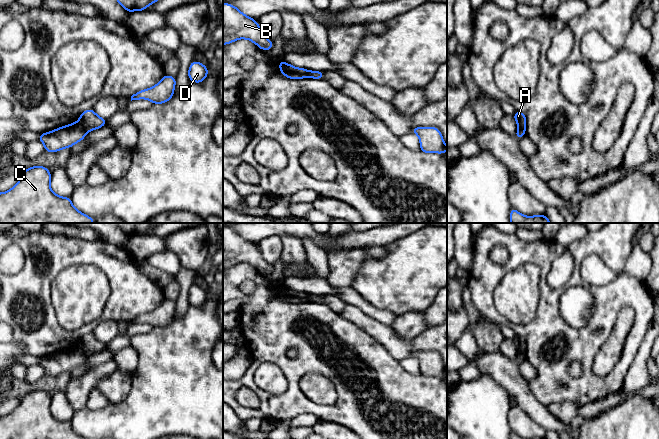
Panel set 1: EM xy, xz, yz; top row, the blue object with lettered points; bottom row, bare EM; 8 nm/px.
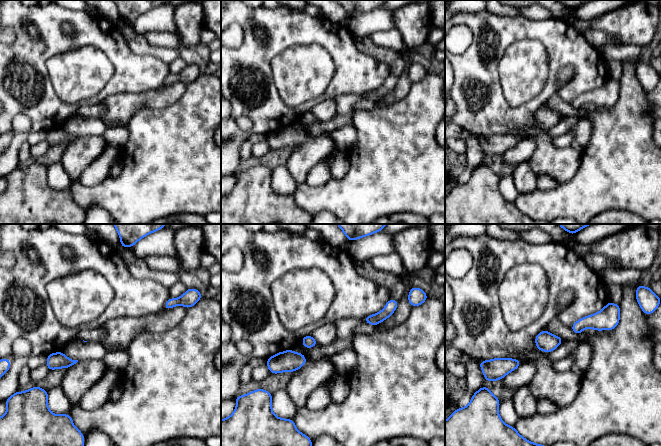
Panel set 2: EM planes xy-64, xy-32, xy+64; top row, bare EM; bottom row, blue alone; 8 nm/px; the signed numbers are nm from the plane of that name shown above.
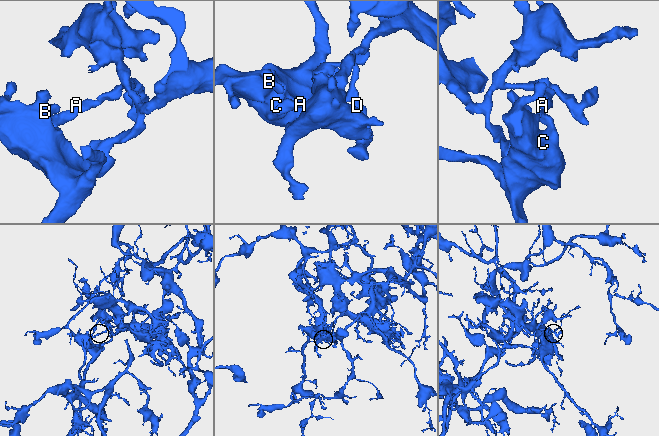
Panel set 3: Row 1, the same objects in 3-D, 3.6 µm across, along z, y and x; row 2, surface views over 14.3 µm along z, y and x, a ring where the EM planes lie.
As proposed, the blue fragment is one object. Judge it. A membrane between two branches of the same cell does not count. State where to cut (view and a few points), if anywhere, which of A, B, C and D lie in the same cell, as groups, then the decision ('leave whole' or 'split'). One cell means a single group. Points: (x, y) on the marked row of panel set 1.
cut xy (78, 121), (86, 132); groups A D / B C; split

